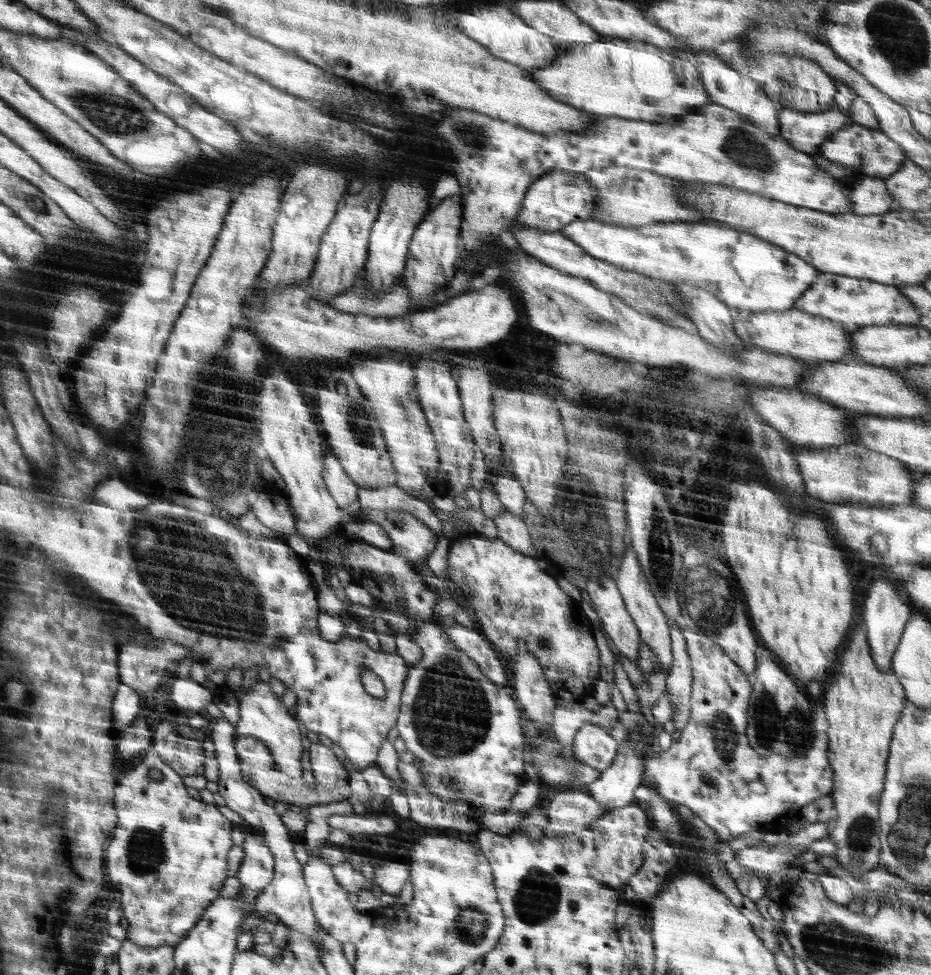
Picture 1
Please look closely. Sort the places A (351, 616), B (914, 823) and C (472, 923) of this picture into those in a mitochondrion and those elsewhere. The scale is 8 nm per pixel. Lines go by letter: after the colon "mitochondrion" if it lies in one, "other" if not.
A: other
B: mitochondrion
C: mitochondrion

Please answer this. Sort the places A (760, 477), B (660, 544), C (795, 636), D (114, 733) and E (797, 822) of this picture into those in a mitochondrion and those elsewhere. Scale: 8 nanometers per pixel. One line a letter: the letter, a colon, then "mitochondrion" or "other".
A: other
B: mitochondrion
C: other
D: other
E: other

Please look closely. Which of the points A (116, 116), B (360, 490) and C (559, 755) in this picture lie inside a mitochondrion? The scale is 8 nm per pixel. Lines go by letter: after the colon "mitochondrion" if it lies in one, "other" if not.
A: mitochondrion
B: other
C: mitochondrion

